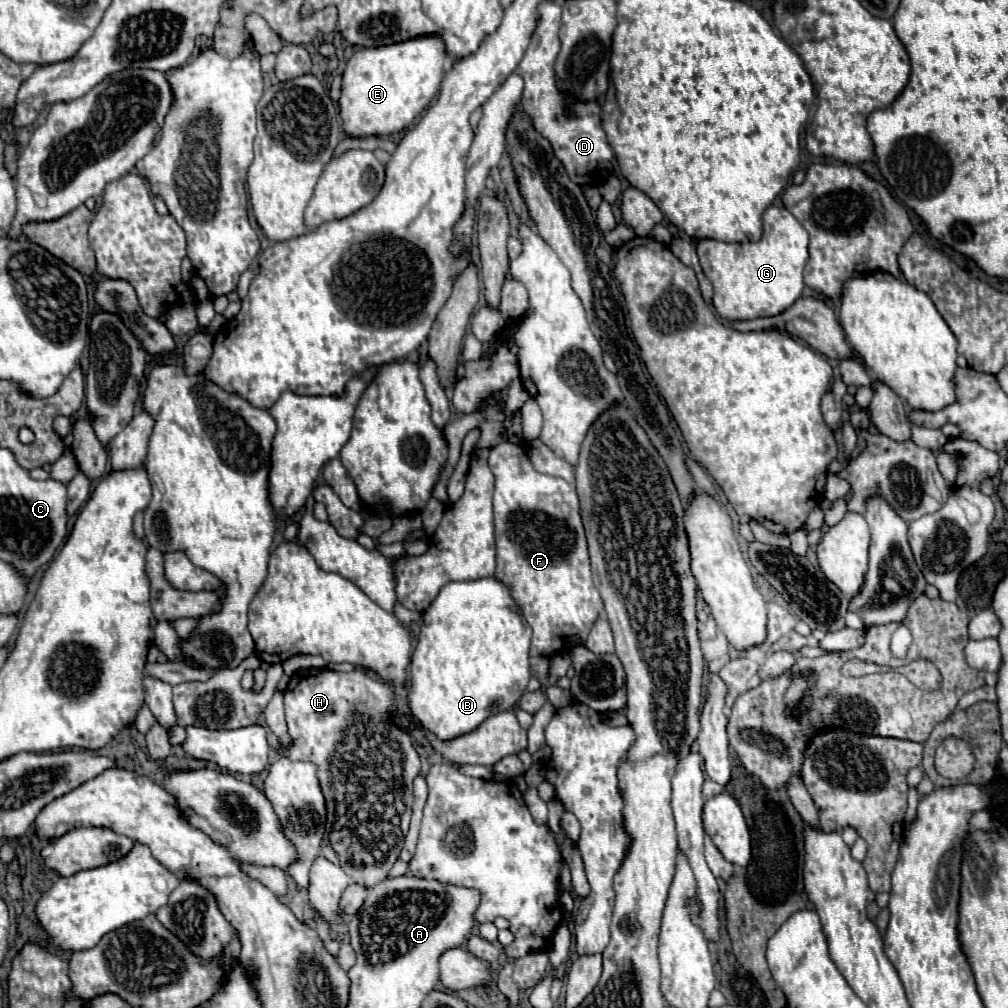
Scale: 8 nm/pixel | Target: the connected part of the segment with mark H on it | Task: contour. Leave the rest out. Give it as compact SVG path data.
M357 668L353 672L335 672L335 670L301 670L297 674L291 676L287 692L285 692L285 714L287 714L287 728L289 728L289 736L293 738L291 746L285 746L283 752L287 758L291 760L309 760L317 766L317 778L325 796L325 808L327 808L327 824L325 824L325 834L323 834L323 842L321 842L321 854L331 860L333 864L341 866L345 870L345 874L349 874L357 884L365 886L365 888L373 888L385 880L389 880L389 872L393 868L393 864L397 862L401 850L403 850L403 842L409 830L409 822L411 822L411 806L413 806L413 778L419 774L419 756L417 750L413 746L413 740L409 736L409 732L401 726L397 726L393 722L393 716L397 716L397 704L395 704L395 690L391 682L381 680L375 672L365 670L365 668Z

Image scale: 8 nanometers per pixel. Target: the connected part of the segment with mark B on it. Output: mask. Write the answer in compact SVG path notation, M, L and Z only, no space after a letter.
M495 578L449 582L433 600L429 610L425 610L419 640L411 656L411 680L407 690L411 716L415 716L415 720L427 732L433 732L439 740L447 742L477 730L489 716L511 710L531 678L529 644L531 630L525 626L523 616L505 584L497 582Z

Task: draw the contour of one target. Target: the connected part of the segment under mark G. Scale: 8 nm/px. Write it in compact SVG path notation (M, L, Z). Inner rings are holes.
M781 206L763 212L763 234L757 242L727 244L701 240L697 254L701 268L715 286L715 310L725 320L753 320L781 314L803 294L803 268L807 262L807 230ZM713 272L713 278L711 278Z

